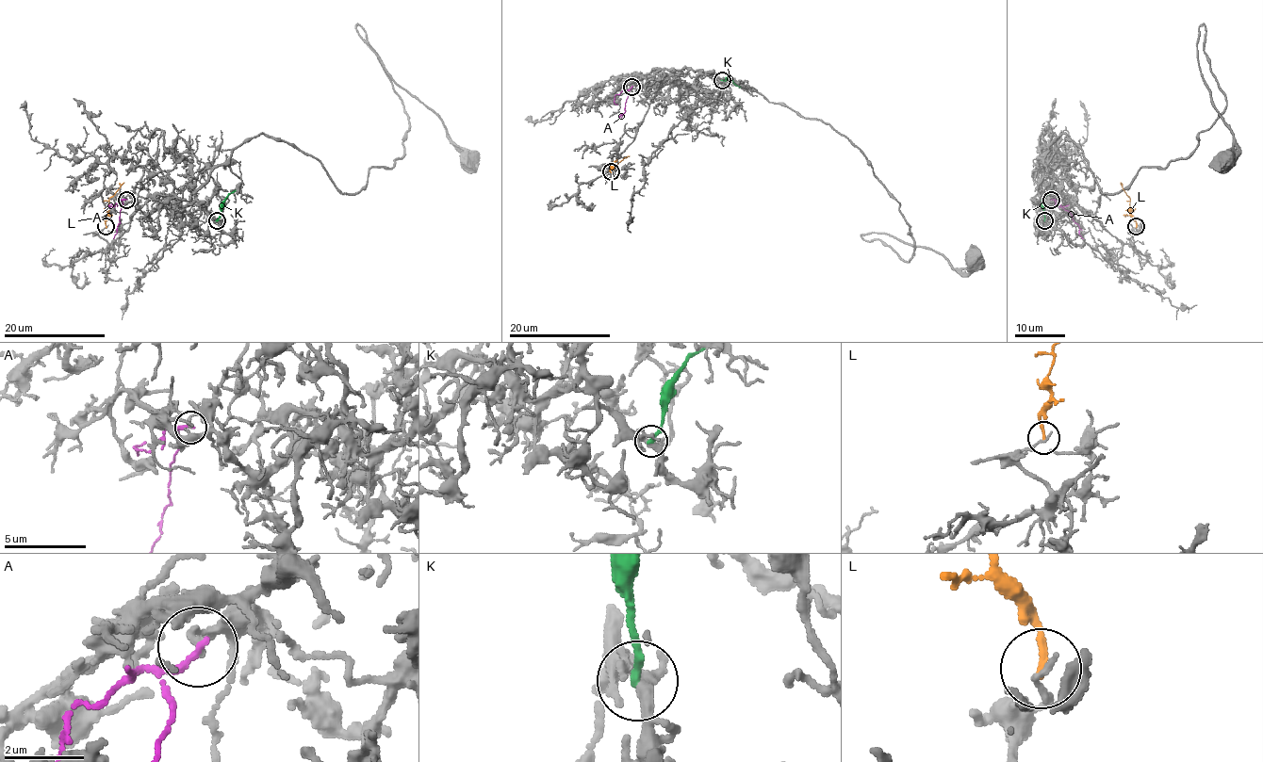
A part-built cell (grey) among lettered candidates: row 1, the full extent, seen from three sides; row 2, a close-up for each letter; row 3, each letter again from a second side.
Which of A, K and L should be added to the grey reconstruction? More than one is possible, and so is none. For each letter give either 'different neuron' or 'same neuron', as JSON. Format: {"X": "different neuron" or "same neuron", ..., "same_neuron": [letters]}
{"A": "different neuron", "K": "different neuron", "L": "different neuron", "same_neuron": []}

